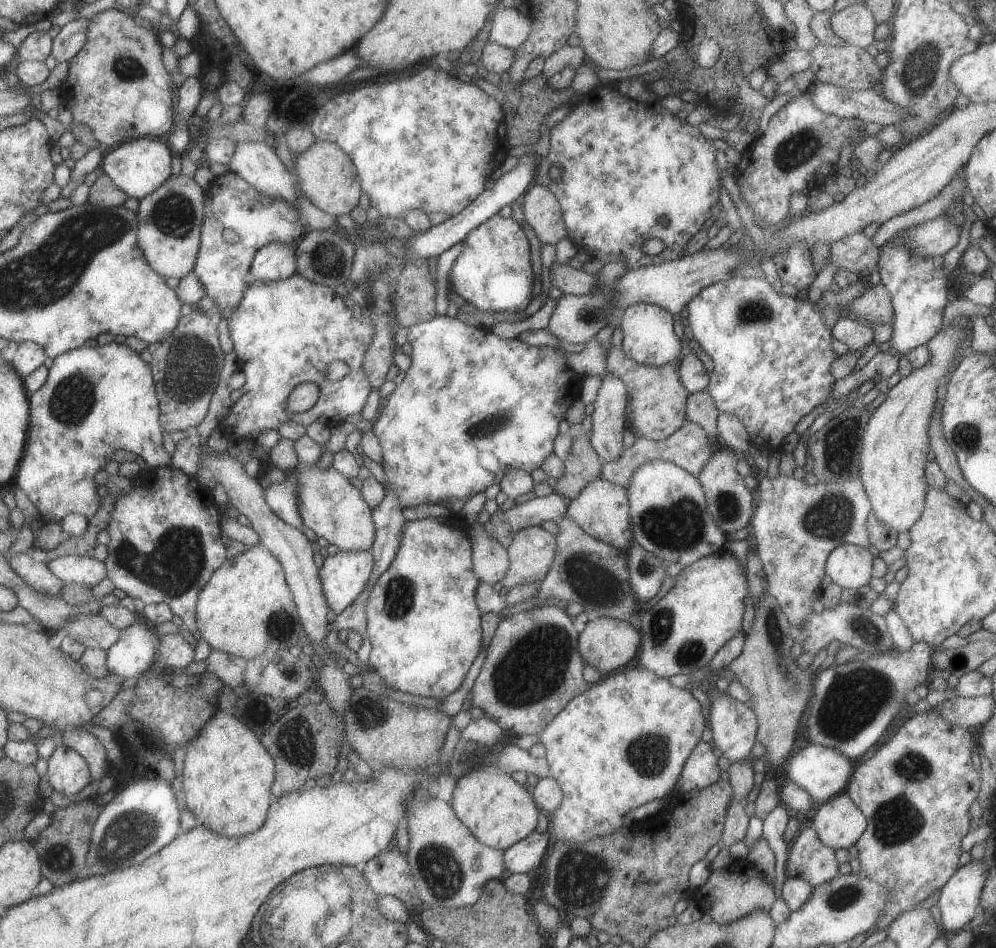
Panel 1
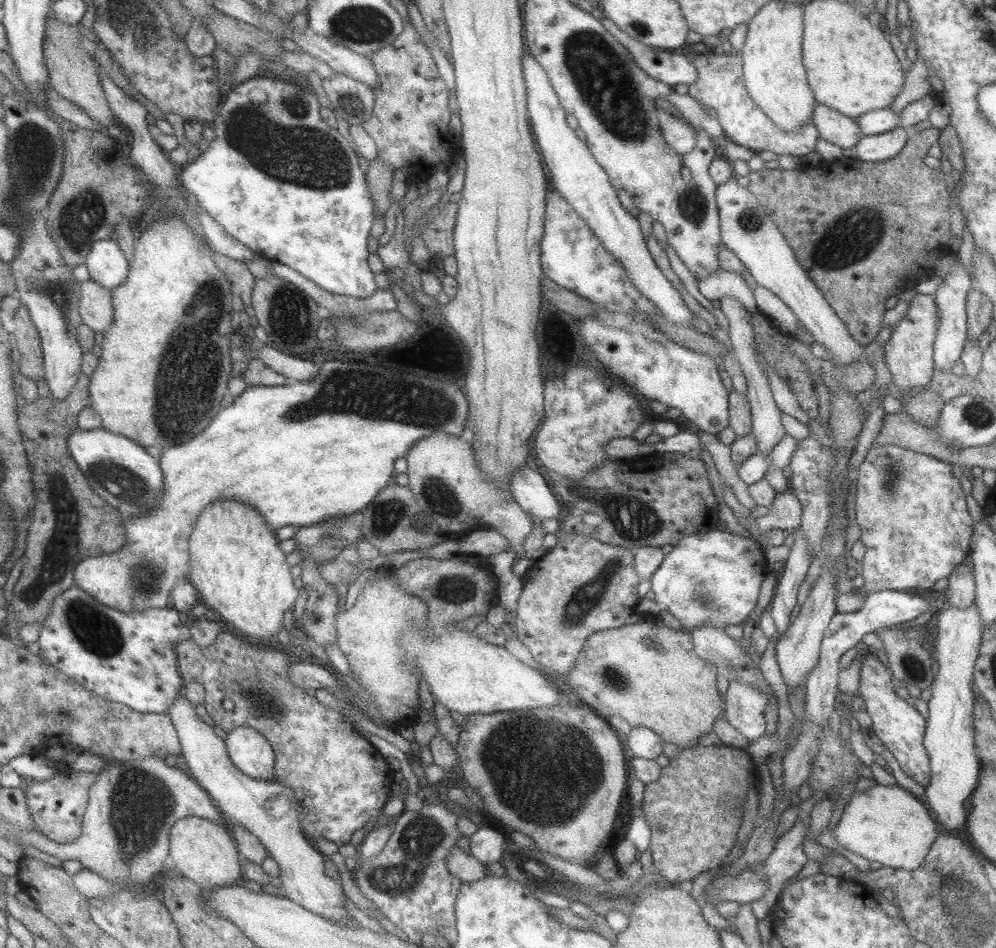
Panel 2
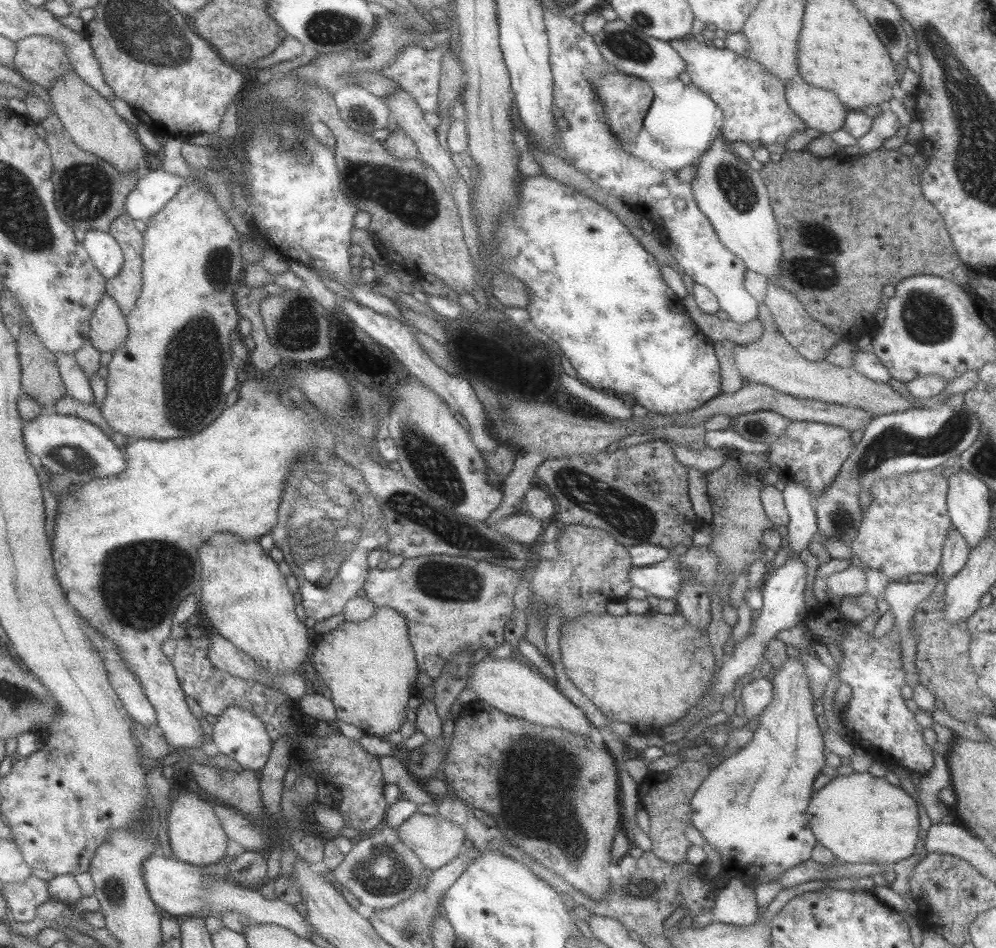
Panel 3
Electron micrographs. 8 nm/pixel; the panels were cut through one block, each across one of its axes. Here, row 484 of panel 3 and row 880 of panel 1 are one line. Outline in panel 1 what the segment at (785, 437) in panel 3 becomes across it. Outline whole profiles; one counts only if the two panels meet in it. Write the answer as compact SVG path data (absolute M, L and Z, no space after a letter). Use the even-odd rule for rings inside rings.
M800 828L792 840L785 869L780 879L801 878L811 888L829 882L838 875L839 864L833 849L824 846L815 830Z

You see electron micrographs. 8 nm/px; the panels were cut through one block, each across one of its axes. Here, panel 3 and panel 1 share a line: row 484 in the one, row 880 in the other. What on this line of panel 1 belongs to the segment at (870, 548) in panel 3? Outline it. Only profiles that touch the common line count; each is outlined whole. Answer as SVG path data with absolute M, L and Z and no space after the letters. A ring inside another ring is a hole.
M932 708L907 719L889 742L853 768L845 791L863 812L867 824L855 842L857 858L866 876L888 891L884 909L874 924L875 931L886 929L898 914L929 898L960 867L960 842L968 833L971 819L967 808L975 800L980 784L979 773L971 765L973 742L976 743L974 730L953 726Z

